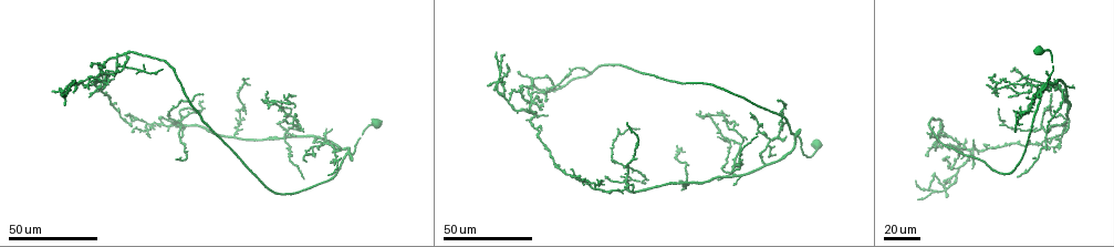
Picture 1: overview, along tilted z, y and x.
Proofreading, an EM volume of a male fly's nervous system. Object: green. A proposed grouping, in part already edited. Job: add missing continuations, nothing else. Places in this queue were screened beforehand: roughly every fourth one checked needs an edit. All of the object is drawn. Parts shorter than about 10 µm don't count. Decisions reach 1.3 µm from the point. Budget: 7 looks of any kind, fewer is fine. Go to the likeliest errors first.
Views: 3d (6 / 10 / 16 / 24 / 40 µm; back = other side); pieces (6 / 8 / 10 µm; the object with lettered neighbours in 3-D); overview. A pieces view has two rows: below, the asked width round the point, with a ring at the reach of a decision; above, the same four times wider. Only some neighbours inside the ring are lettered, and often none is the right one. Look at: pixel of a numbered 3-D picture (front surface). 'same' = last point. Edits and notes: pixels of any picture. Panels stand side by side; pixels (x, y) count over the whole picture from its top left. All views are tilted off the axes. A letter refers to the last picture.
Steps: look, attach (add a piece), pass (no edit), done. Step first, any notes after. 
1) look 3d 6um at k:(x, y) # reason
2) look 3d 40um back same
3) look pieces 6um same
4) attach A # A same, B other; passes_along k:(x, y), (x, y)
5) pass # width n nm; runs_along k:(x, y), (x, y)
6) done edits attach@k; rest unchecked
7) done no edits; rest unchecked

look 3d 24um at 1:(1065, 133) # thin end

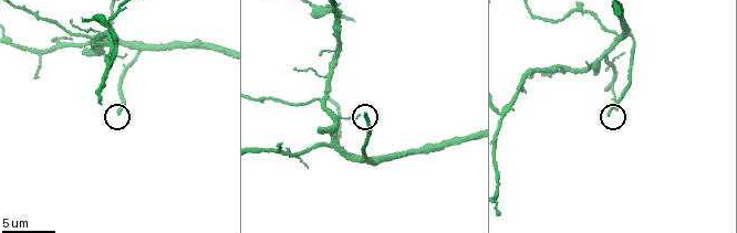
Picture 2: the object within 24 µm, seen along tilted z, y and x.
look 3d 6um at 2:(610, 112) # closer look

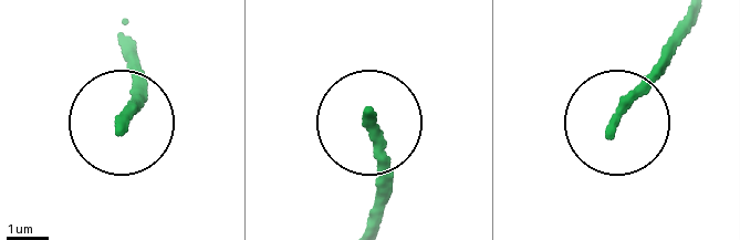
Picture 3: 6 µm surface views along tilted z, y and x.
look pieces 10um at 3:(368, 115)

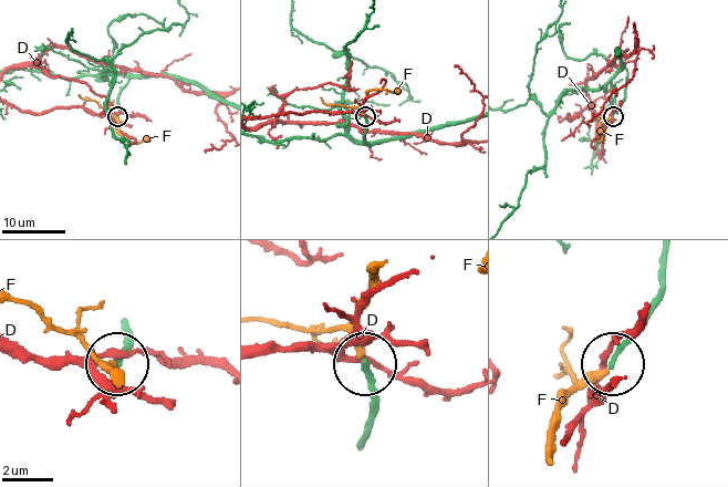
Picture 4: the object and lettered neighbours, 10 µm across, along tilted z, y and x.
attach F # width 180 nm; D other, F same; the neuron continues

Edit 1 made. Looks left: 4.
look 3d 24um at 1:(1018, 177) # branch stops here

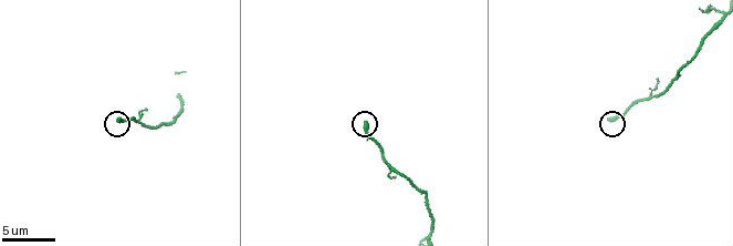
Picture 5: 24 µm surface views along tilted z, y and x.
look pieces 8um at 5:(609, 119)

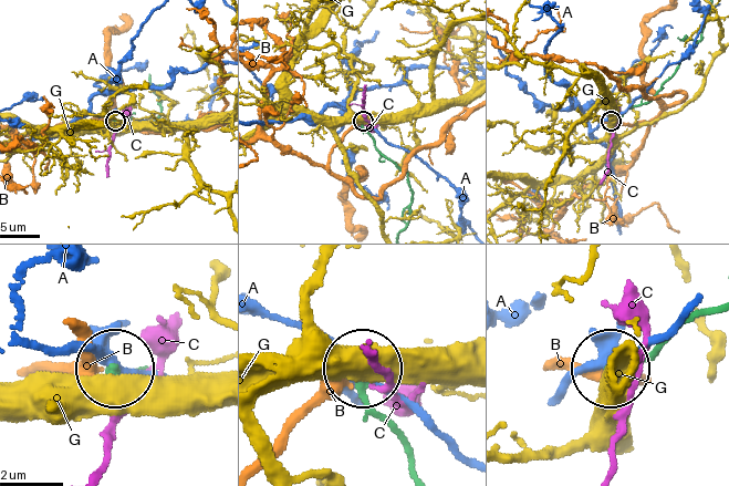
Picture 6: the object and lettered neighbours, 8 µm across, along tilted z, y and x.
pass # A other, B other, C other, G other; none of them fits

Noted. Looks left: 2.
look 3d 40um at 1:(74, 91) # an open end

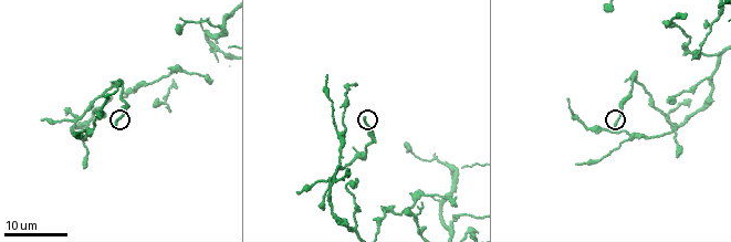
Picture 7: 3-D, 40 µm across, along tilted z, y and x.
look pieces 6um at 7:(366, 116)

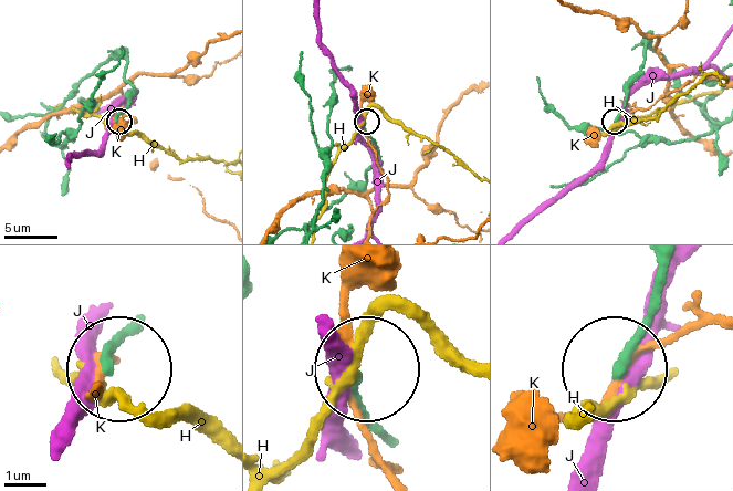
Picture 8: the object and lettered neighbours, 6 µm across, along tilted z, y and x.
pass # width 240 nm; H other, J other, K other; runs_along 8:(388, 439), (362, 394), (363, 373); none of them fits

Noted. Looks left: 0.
done edits attach@4; rest unchecked

